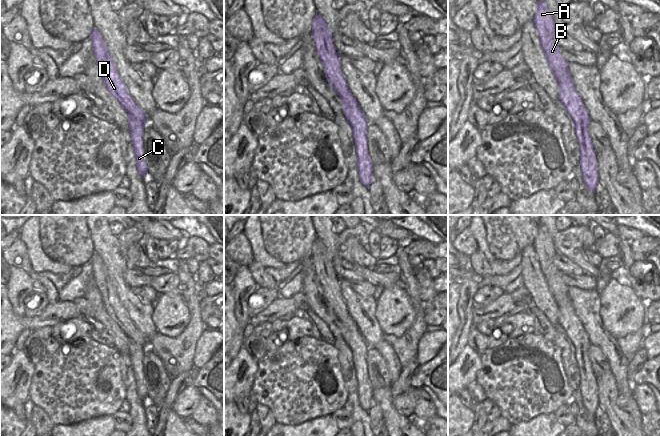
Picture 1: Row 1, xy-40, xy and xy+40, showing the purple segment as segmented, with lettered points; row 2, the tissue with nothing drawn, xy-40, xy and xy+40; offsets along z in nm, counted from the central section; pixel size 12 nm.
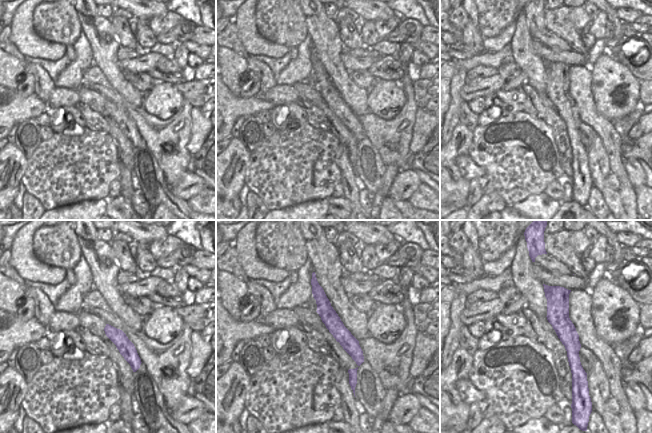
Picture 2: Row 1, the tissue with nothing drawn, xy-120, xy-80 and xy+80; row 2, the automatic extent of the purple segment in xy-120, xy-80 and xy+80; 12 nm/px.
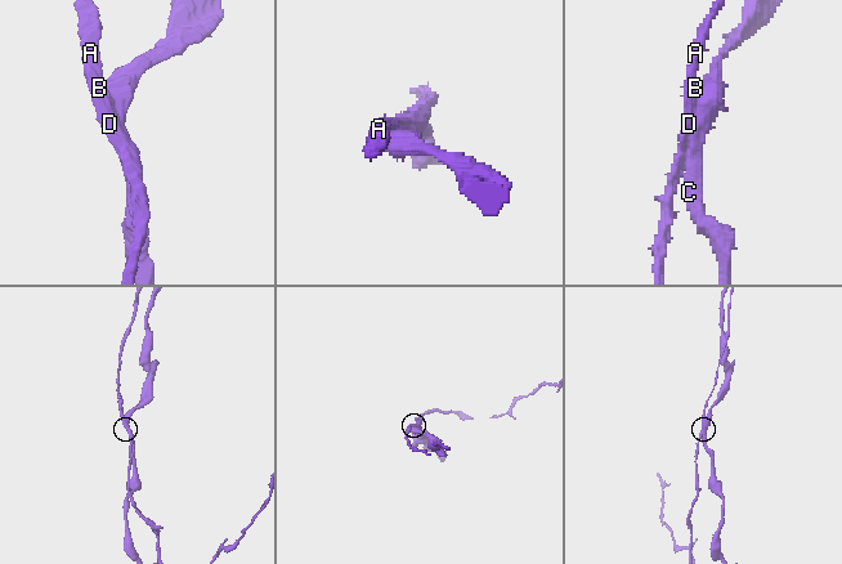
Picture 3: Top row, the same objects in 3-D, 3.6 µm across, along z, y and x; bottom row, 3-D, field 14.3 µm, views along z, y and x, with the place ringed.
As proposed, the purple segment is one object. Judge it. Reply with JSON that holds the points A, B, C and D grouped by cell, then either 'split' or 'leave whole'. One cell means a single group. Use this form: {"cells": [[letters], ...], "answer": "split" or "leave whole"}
{"cells": [["A", "B", "D"], ["C"]], "answer": "split"}

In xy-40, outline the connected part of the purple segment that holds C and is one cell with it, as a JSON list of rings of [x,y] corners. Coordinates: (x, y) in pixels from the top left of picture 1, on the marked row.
[[[128,116],[128,122],[133,152],[135,154],[136,159],[137,171],[140,177],[143,178],[147,173],[147,166],[145,164],[143,151],[143,133],[145,123],[134,116]]]

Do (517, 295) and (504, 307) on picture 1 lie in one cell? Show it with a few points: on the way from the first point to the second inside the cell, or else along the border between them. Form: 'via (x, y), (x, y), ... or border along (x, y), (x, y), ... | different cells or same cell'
border along (509, 294), (516, 301) | different cells

